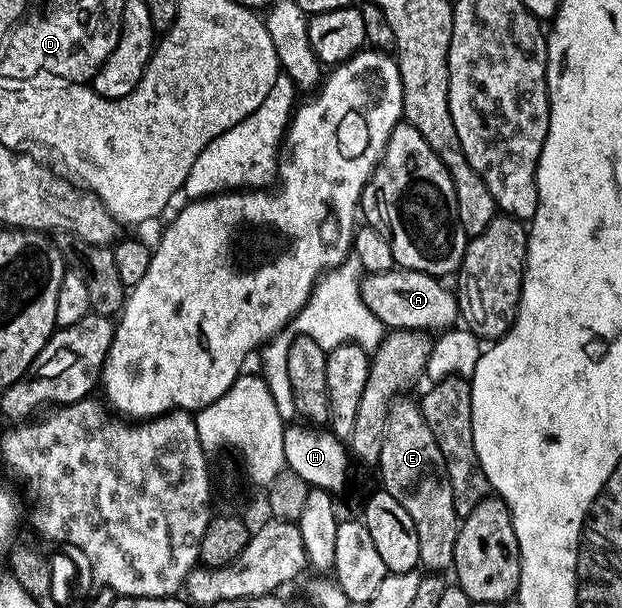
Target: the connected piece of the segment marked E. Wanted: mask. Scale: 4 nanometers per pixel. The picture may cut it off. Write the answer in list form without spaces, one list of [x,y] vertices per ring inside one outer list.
[[[402,396],[390,405],[376,470],[382,473],[381,489],[396,496],[396,500],[404,504],[408,516],[412,516],[412,524],[416,524],[419,563],[423,567],[426,565],[427,571],[446,572],[454,565],[460,515],[456,512],[452,484],[446,475],[440,444],[436,444],[436,436],[432,436],[432,428],[428,428],[424,420],[421,405],[408,399]]]

